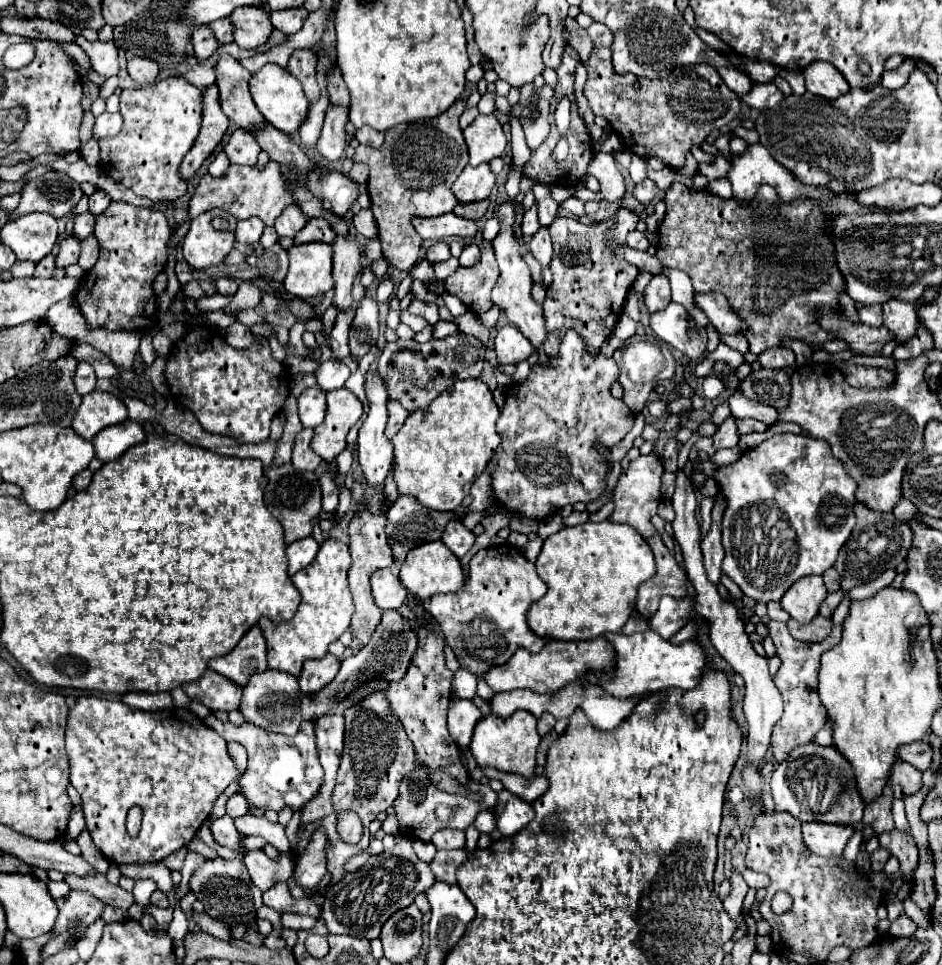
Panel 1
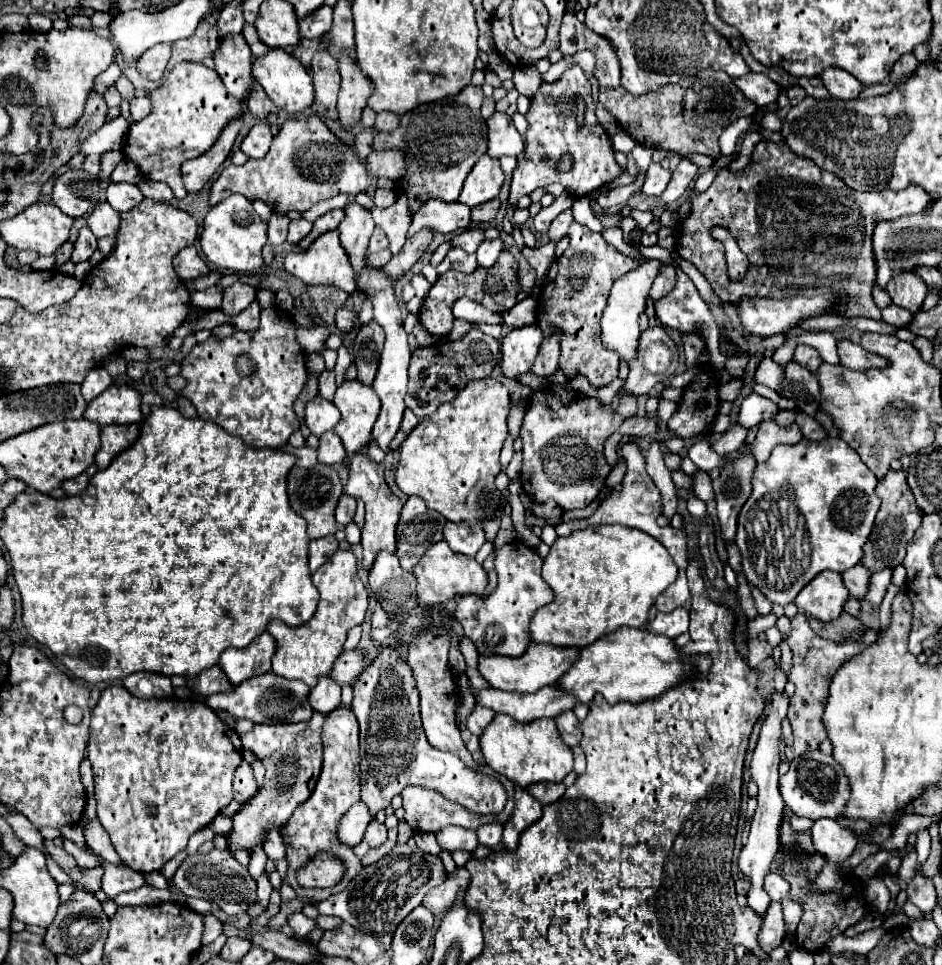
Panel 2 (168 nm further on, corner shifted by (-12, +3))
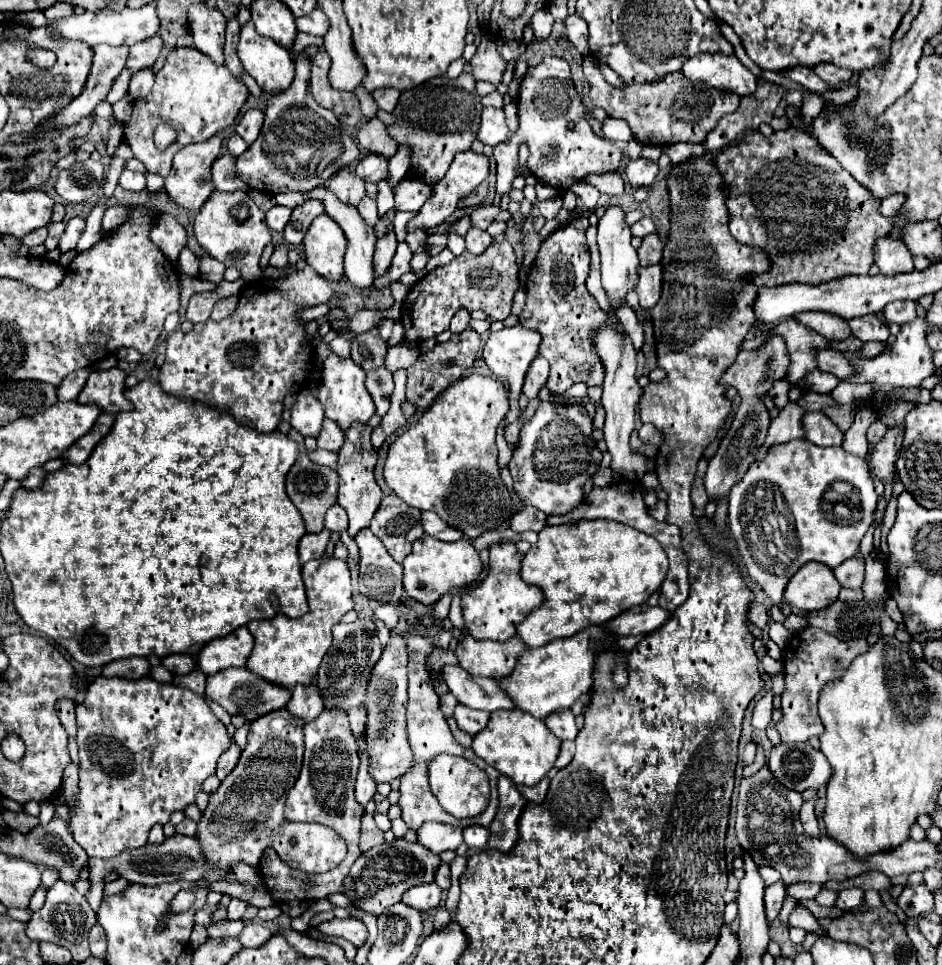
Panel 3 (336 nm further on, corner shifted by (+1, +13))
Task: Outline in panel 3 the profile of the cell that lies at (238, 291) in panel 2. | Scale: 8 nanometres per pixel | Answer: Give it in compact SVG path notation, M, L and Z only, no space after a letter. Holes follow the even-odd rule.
M202 256L200 258L200 278L202 280L210 280L210 282L220 282L224 278L224 264L210 258L210 256Z

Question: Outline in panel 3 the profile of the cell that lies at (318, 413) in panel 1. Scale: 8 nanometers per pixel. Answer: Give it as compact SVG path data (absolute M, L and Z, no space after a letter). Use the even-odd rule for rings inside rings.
M302 390L296 394L296 404L292 406L292 418L290 424L292 428L302 434L302 436L312 436L316 438L322 430L322 420L324 420L324 408L322 404L308 392Z

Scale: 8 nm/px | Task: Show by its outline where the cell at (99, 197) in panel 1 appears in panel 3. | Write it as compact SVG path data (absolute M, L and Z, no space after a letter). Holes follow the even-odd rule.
M124 170L120 176L120 186L130 190L130 192L142 192L146 188L146 176L140 172L130 172Z

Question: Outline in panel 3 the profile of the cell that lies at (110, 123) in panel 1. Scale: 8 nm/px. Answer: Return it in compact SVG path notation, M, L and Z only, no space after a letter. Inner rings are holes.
M142 68L142 70L134 72L132 80L130 80L130 96L134 100L146 96L152 90L152 84L154 84L154 72L152 72L152 68Z

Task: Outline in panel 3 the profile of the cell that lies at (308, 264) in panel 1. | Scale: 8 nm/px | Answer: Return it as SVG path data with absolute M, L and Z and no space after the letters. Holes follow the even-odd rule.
M320 214L304 236L306 262L326 280L340 280L344 276L346 236L342 228L328 216Z

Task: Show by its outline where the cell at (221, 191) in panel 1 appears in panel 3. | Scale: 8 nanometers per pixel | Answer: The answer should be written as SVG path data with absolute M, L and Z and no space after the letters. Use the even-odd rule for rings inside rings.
M306 50L296 54L296 78L290 84L288 90L272 96L266 106L266 120L262 126L262 132L258 140L236 160L236 172L238 176L248 184L258 188L266 194L278 194L278 192L296 192L298 190L312 190L320 184L324 184L332 174L336 174L340 168L348 168L358 160L358 146L352 140L352 136L344 130L344 126L336 120L336 116L320 106L314 96L310 94L310 56Z

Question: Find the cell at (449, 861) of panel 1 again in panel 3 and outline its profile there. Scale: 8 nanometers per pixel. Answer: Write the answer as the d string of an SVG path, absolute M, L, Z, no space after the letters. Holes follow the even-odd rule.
M432 882L432 884L424 884L420 888L410 888L408 892L404 892L402 902L416 910L432 910L432 908L440 906L440 894L442 894L442 890L436 886L436 882Z

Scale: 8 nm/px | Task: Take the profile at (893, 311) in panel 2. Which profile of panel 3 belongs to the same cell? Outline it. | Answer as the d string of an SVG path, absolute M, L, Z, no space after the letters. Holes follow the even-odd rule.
M896 300L896 302L884 306L884 314L886 314L888 322L894 322L894 324L902 326L906 322L916 320L916 302L912 302L912 300Z

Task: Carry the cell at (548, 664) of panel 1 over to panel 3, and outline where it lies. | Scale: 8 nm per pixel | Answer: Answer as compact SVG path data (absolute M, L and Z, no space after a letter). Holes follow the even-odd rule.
M470 634L464 636L456 646L456 658L460 666L474 676L500 678L512 672L518 654L524 652L524 644L518 636L506 642L474 640Z

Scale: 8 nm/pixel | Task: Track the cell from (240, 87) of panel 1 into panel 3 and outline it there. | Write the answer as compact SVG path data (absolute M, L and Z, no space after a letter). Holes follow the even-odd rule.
M192 4L192 8L188 8L188 26L194 46L216 64L224 64L226 18L222 12L218 8L208 8L206 4Z

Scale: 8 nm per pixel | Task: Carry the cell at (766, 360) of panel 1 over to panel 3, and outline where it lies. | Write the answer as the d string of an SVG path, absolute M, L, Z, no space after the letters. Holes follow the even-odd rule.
M822 350L816 358L818 358L818 368L822 372L830 372L830 374L838 376L840 380L850 378L856 372L852 368L852 362L840 350Z

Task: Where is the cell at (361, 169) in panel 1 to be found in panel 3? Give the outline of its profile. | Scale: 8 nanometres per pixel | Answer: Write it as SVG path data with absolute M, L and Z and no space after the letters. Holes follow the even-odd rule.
M372 118L358 128L358 144L362 148L376 152L376 154L382 154L386 158L394 156L396 148L398 148L398 144L390 138L386 126L378 118Z

